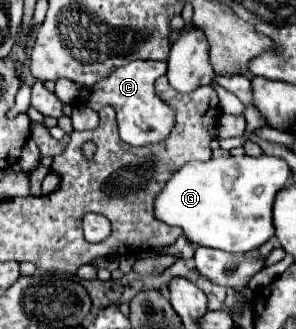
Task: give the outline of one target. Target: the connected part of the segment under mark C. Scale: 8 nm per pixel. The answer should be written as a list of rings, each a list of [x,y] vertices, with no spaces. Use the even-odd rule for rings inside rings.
[[[137,59],[117,67],[107,79],[101,83],[95,83],[93,87],[79,87],[77,101],[91,107],[93,111],[99,111],[103,107],[113,107],[117,113],[117,125],[119,135],[129,145],[153,145],[161,143],[175,125],[175,113],[173,109],[161,101],[161,97],[155,93],[155,81],[167,73],[167,61],[142,61]]]

